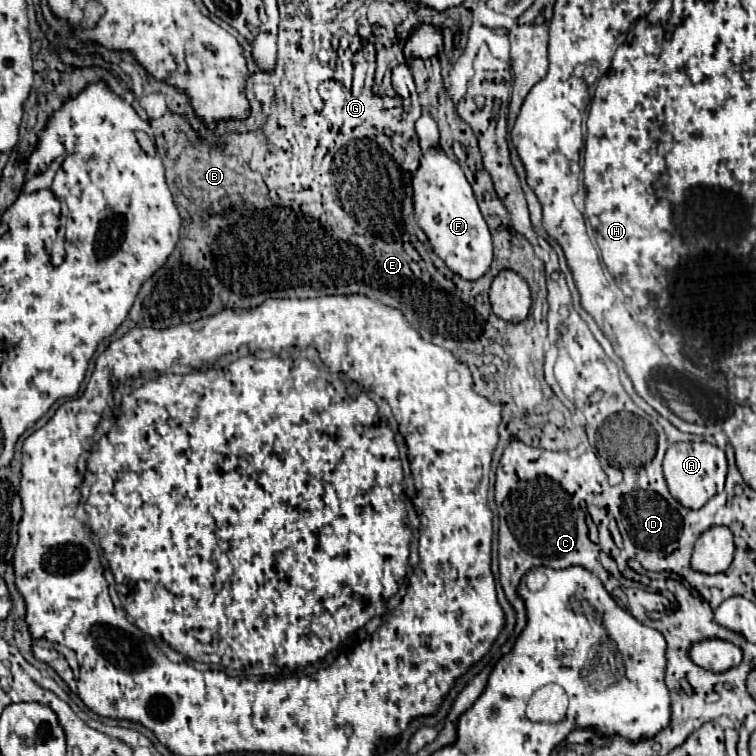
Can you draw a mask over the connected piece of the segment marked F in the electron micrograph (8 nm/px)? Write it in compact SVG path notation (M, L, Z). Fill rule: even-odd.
M423 114L417 120L417 130L421 130L419 134L423 148L421 166L413 178L413 192L415 192L413 208L417 212L417 222L429 236L437 256L445 260L445 264L453 272L457 272L465 280L477 280L487 272L493 260L493 244L489 228L479 212L471 184L467 182L459 164L441 154L437 144L437 124L431 118L431 114Z

